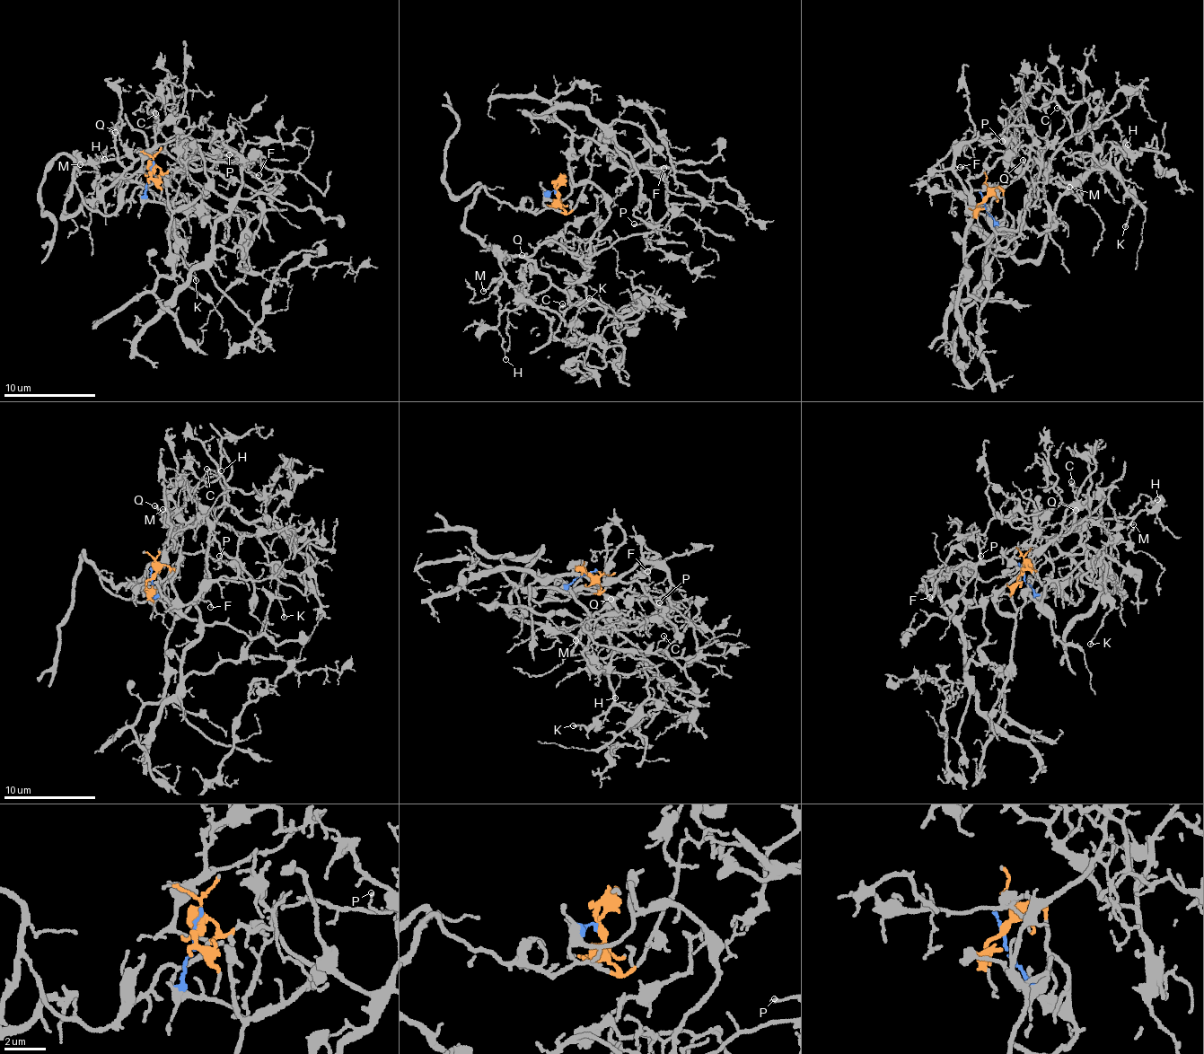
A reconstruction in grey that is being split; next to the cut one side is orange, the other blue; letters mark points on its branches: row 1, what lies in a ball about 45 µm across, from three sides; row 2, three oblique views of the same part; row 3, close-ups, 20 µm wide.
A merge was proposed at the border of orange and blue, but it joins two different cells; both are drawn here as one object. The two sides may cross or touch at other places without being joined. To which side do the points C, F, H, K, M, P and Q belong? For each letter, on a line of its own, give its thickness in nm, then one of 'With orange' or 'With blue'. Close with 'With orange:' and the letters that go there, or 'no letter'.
C: Thickness 100 nm. With orange
F: Thickness 90 nm. With blue
H: Thickness 60 nm. With orange
K: Thickness 110 nm. With orange
M: Thickness 110 nm. With orange
P: Thickness 80 nm. With blue
Q: Thickness 110 nm. With orange
With orange: C, H, K, M, Q

